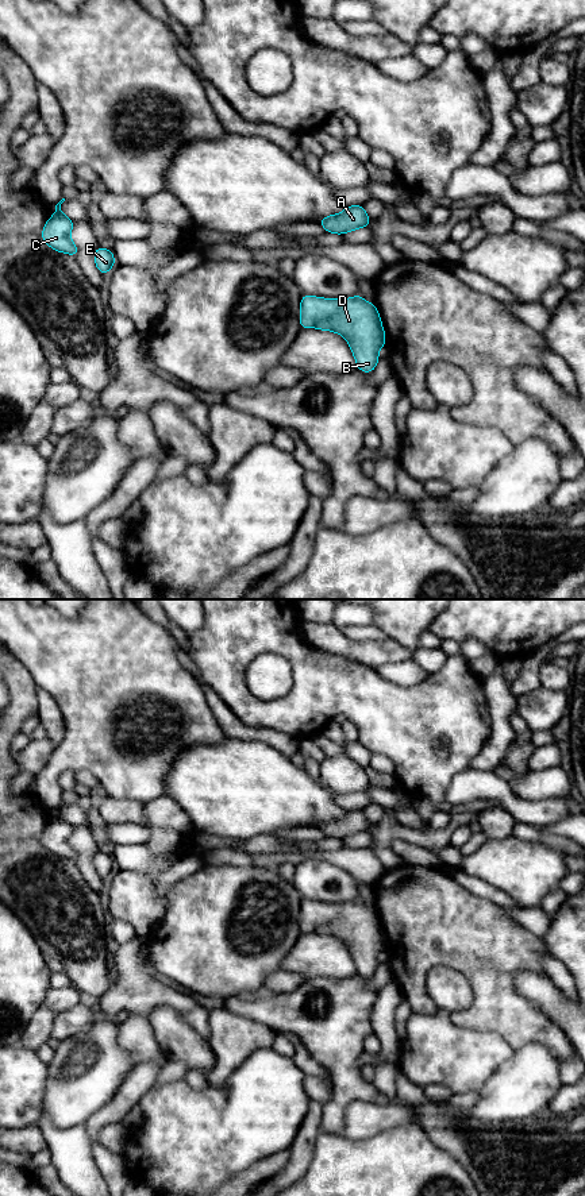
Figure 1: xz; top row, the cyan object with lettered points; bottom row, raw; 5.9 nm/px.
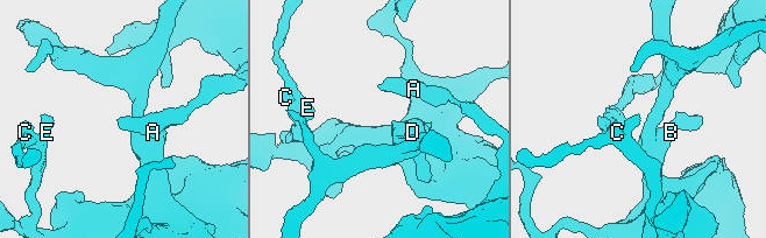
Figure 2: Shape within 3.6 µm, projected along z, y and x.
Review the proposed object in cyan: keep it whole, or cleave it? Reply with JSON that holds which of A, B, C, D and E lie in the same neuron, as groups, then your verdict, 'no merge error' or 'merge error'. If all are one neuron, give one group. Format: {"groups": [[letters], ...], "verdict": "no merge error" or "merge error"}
{"groups": [["A", "B", "C", "D", "E"]], "verdict": "no merge error"}

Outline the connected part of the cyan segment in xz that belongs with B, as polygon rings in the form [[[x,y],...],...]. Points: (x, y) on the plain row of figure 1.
[[[303,899],[300,931],[342,940],[349,946],[357,973],[367,979],[376,973],[380,965],[378,954],[386,946],[377,911],[359,899],[343,904]]]

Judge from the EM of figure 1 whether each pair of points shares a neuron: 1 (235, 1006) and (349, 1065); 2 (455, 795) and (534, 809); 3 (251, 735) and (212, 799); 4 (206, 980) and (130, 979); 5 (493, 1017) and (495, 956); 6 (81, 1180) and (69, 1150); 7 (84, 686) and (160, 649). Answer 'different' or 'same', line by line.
1: same
2: same
3: different
4: different
5: same
6: same
7: same

